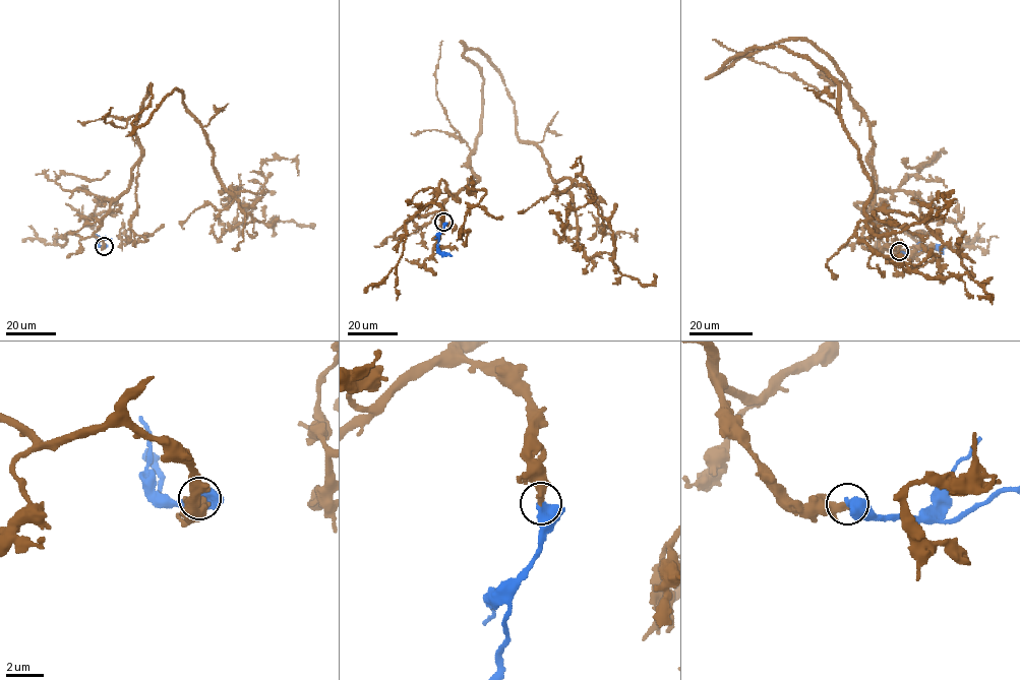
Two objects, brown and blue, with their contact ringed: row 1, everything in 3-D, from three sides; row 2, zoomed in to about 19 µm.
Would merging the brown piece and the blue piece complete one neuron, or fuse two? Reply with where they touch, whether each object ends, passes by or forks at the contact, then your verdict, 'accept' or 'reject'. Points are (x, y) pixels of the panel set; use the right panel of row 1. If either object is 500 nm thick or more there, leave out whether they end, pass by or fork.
at (899, 251); accept

